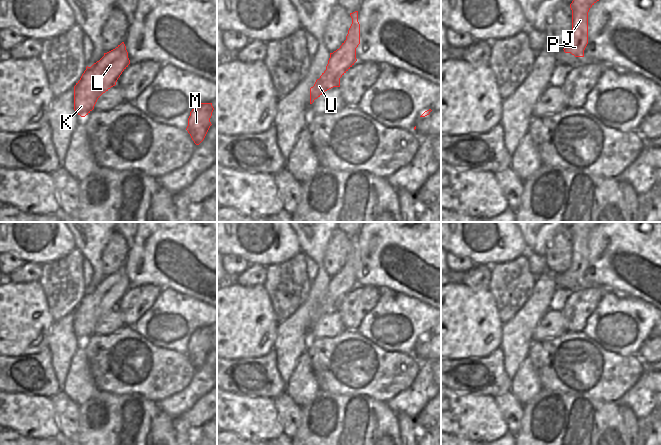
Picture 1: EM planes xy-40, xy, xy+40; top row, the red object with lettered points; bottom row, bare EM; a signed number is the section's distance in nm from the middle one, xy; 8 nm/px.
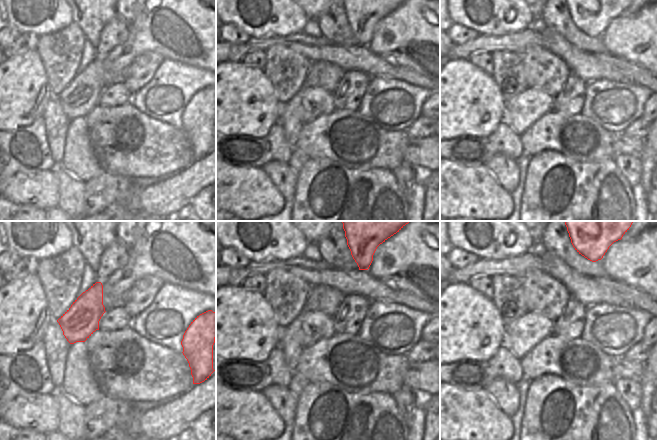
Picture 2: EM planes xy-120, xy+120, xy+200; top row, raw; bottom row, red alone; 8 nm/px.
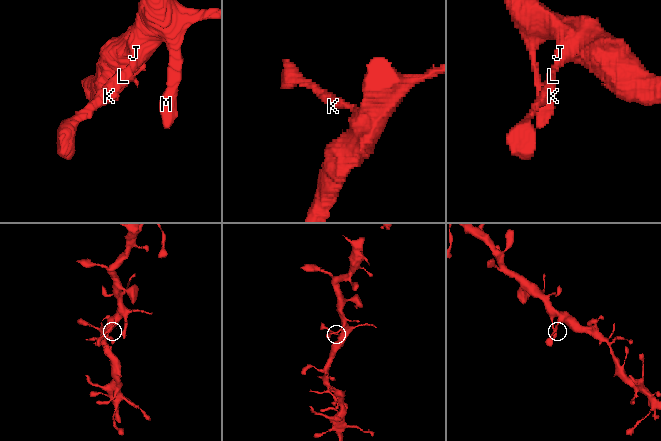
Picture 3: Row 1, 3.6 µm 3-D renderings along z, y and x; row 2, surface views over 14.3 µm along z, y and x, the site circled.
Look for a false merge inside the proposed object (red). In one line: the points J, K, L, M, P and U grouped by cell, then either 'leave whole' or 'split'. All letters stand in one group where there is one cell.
groups J K L M P U; leave whole

